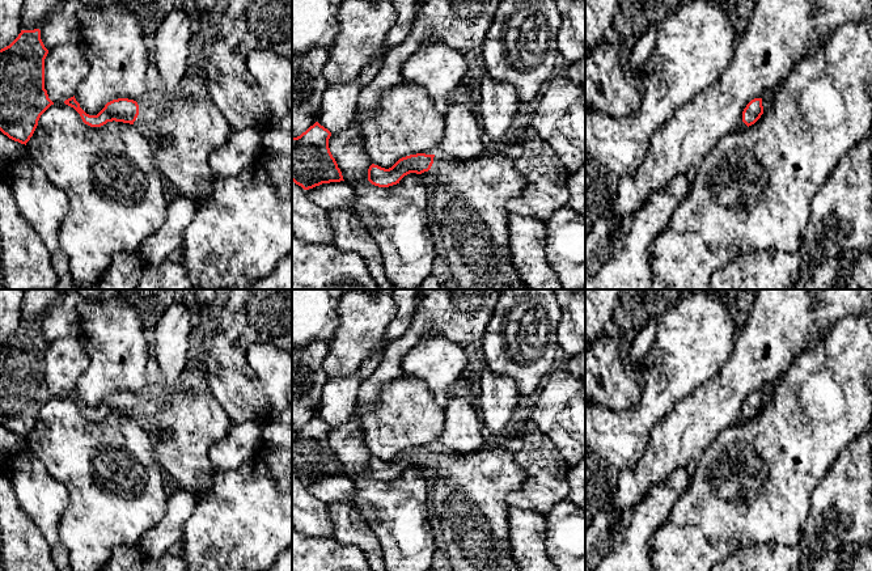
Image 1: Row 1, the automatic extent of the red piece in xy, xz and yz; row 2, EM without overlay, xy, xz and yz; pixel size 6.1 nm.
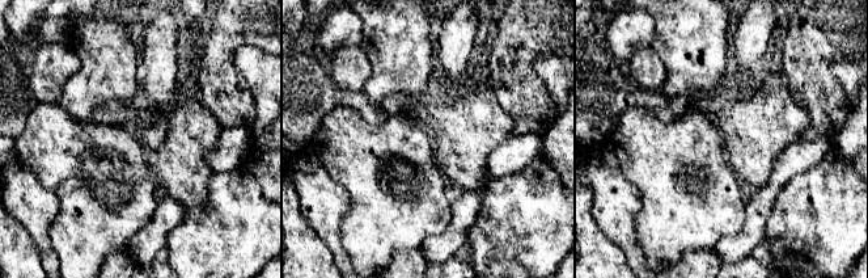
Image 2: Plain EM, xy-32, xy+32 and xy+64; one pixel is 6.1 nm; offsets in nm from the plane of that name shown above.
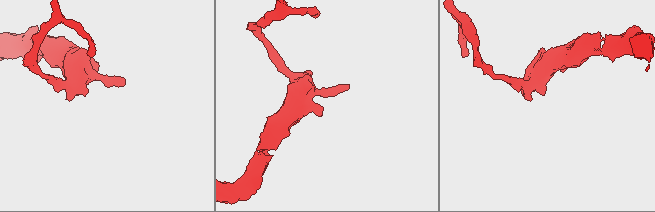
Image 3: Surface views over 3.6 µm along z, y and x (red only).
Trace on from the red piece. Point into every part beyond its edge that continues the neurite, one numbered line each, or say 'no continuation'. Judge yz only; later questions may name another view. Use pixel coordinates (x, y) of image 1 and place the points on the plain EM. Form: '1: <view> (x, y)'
1: yz (767, 393)

